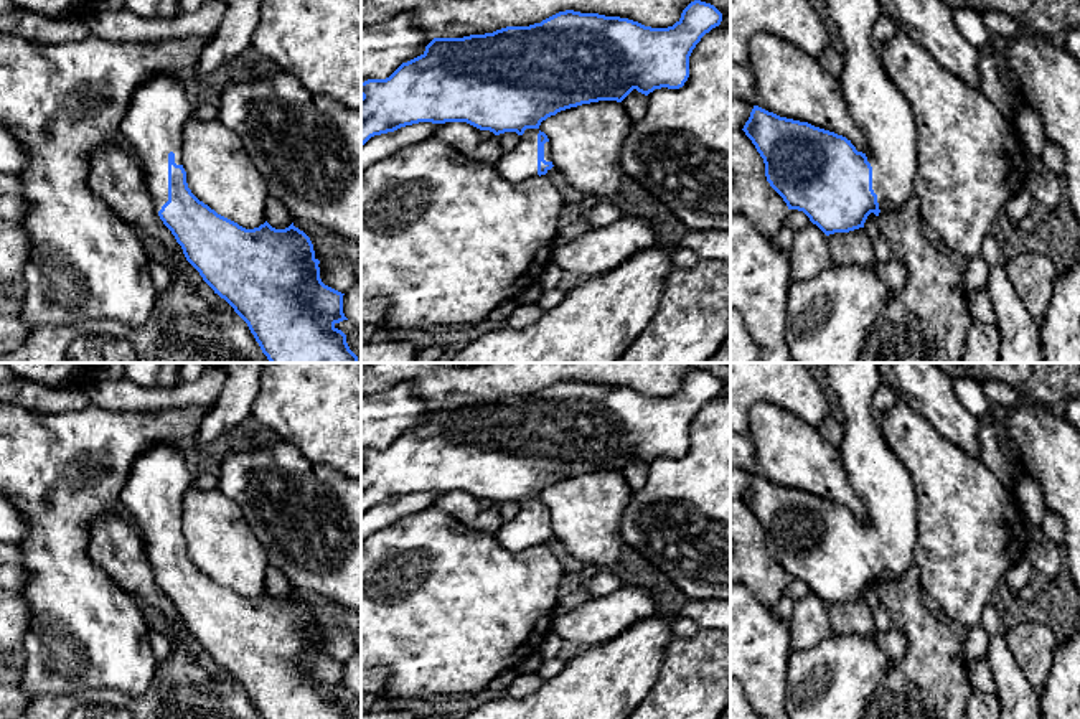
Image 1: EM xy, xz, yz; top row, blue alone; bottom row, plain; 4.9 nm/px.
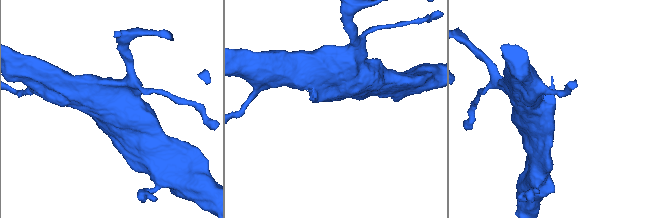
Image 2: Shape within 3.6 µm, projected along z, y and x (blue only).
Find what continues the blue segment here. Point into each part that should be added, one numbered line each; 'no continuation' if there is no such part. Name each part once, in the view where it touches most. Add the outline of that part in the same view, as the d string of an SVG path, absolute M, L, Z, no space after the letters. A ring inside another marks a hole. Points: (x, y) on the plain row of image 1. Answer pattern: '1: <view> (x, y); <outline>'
1: xy (154, 492); M158 444L132 465L120 501L139 521L147 561L158 582L168 571L168 523L183 534L183 496L191 485L180 447Z

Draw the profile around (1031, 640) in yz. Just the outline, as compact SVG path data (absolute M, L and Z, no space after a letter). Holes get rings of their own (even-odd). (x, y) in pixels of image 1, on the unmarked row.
M1031 615L1009 620L1003 635L1026 678L1040 693L1059 648L1054 632L1040 615Z

